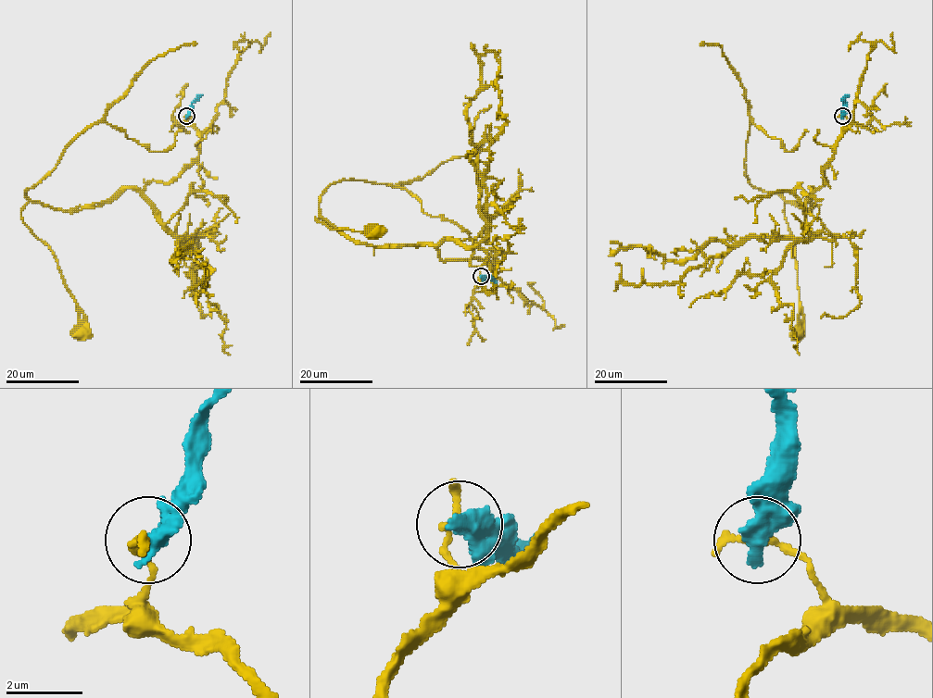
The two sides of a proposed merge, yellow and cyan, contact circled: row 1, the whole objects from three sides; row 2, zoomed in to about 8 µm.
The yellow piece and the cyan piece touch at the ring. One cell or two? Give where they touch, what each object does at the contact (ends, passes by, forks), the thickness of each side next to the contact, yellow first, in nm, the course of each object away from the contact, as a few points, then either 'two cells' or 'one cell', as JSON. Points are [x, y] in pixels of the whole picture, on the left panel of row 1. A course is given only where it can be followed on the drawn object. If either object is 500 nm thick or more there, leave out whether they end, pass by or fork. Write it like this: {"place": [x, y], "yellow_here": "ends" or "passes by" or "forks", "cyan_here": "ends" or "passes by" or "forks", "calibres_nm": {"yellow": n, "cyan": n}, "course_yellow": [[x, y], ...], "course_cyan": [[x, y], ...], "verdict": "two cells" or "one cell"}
{"place": [186, 116], "calibres_nm": {"yellow": 240, "cyan": 550}, "course_yellow": [[186, 115], [200, 150], [176, 178], [68, 210], [33, 201], [22, 209], [74, 300], [79, 335]], "course_cyan": [[186, 115], [191, 104], [203, 94]], "verdict": "two cells"}

